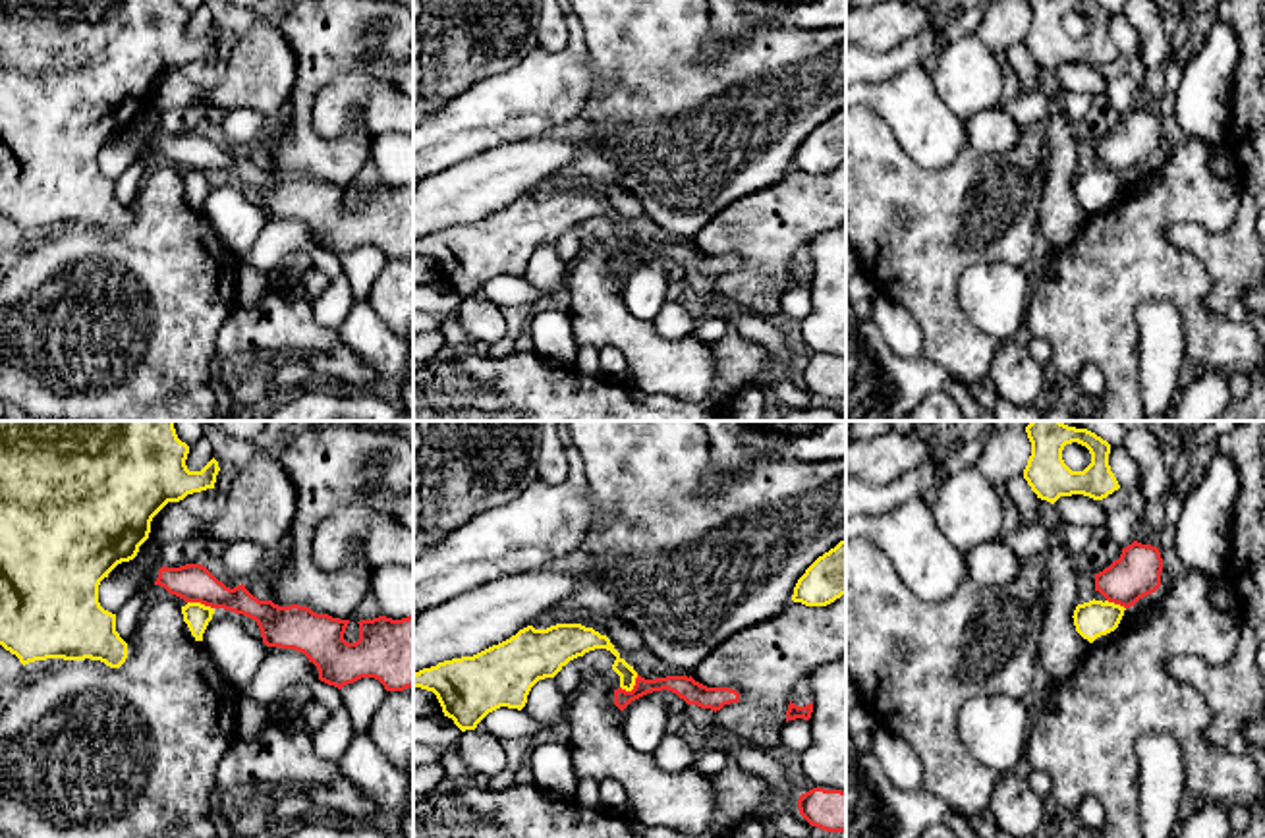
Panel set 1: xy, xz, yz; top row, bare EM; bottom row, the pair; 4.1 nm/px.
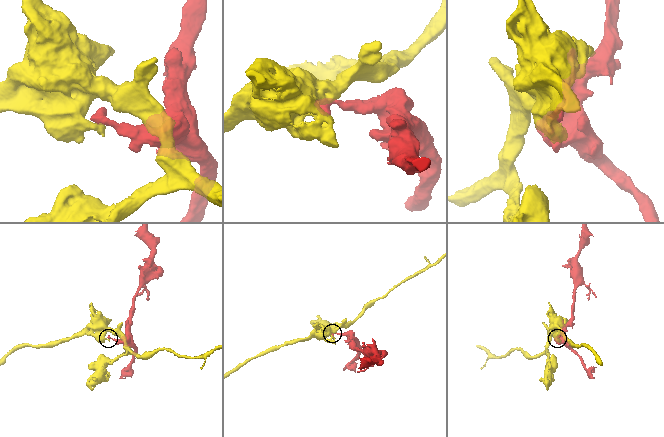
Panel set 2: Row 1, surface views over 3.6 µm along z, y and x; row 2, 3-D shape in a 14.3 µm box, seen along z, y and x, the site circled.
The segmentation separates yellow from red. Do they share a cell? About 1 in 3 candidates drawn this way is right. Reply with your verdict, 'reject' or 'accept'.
reject

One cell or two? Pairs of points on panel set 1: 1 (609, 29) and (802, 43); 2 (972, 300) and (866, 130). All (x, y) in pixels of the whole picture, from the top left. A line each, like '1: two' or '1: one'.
1: one
2: two

